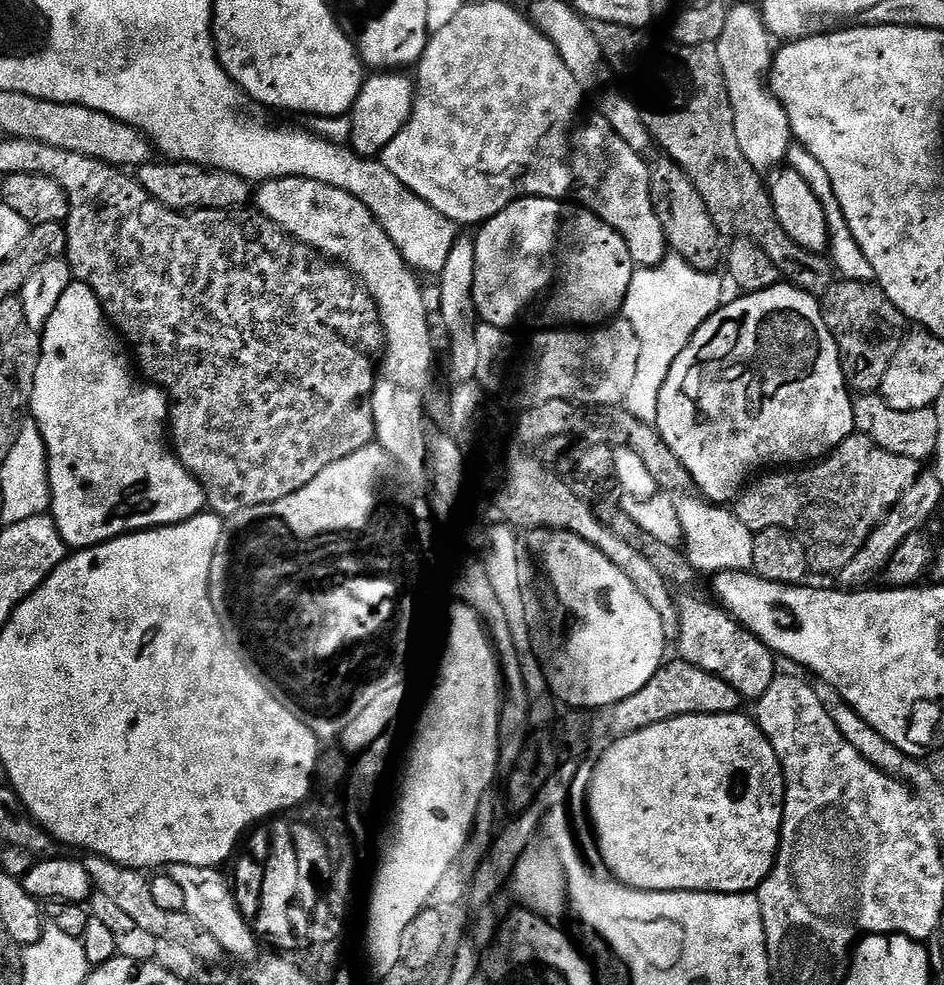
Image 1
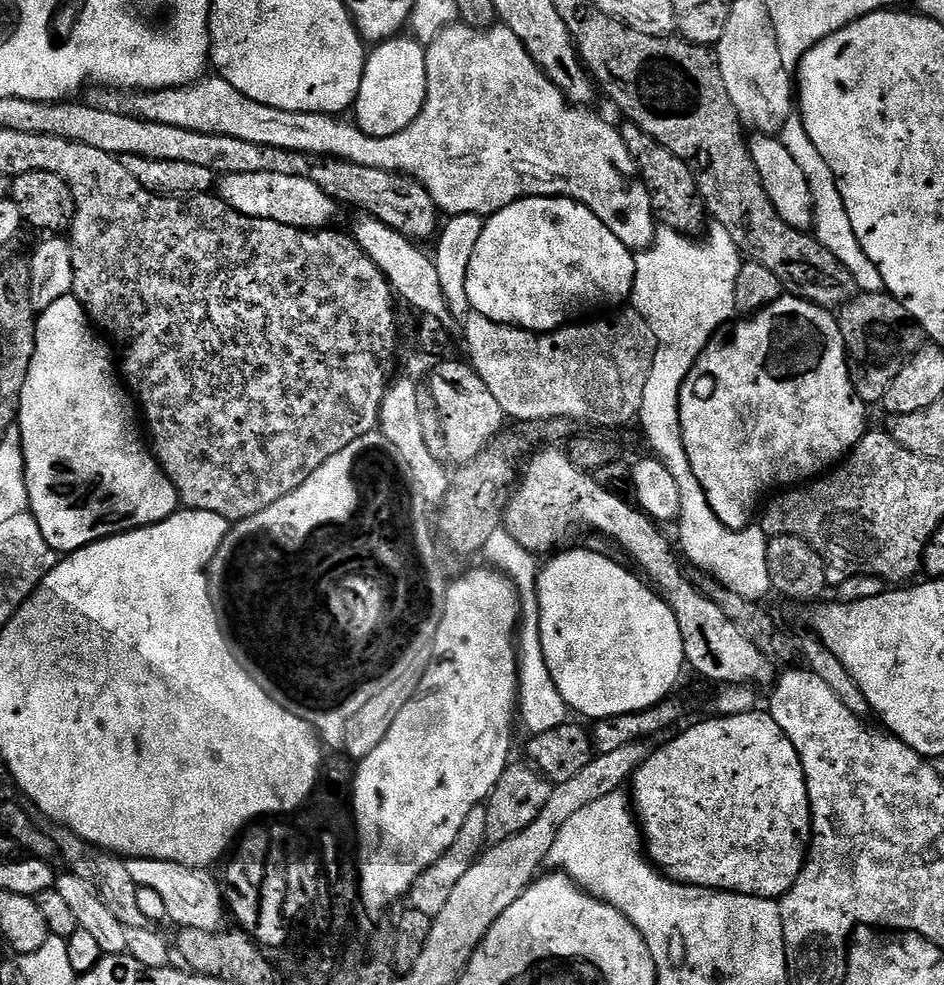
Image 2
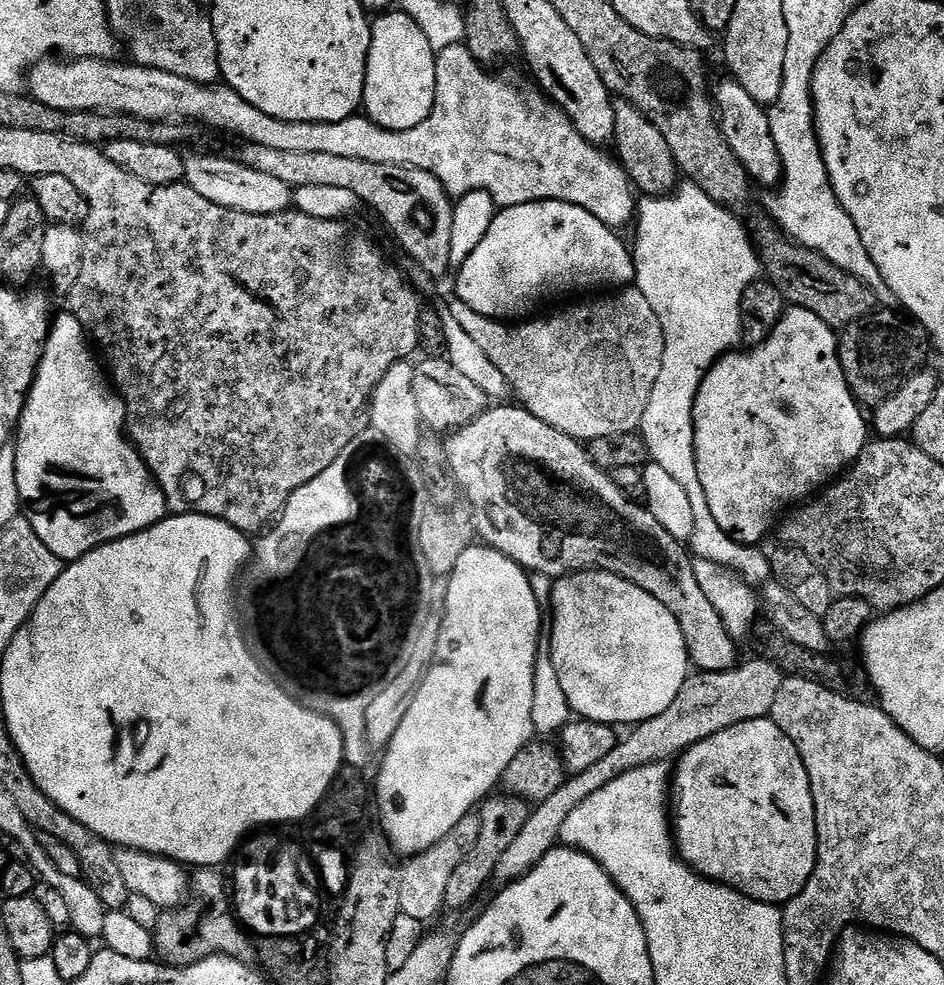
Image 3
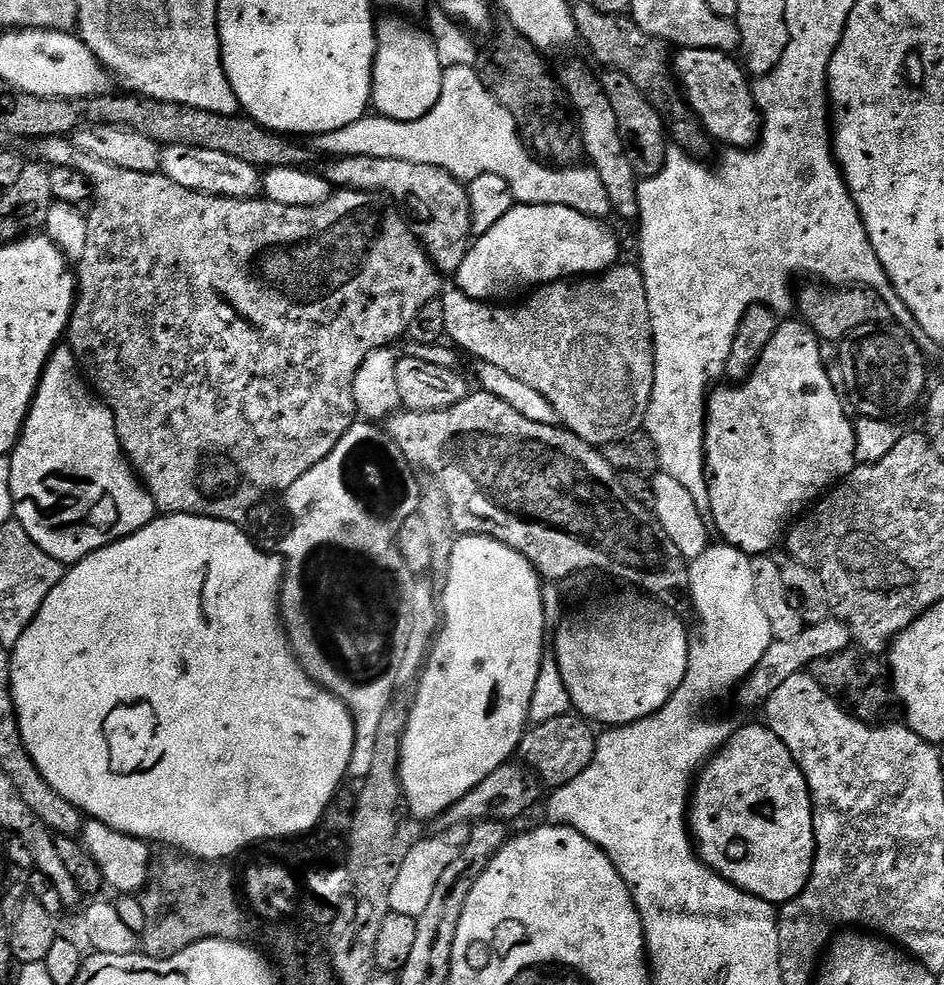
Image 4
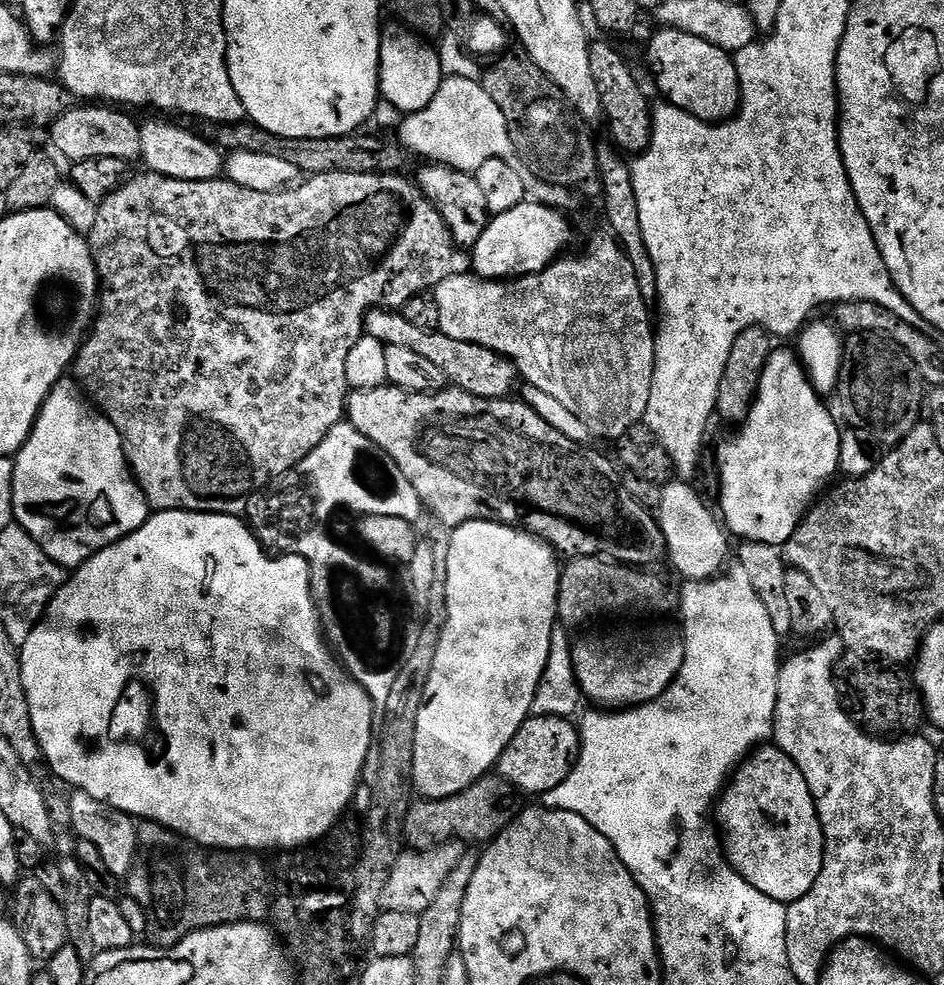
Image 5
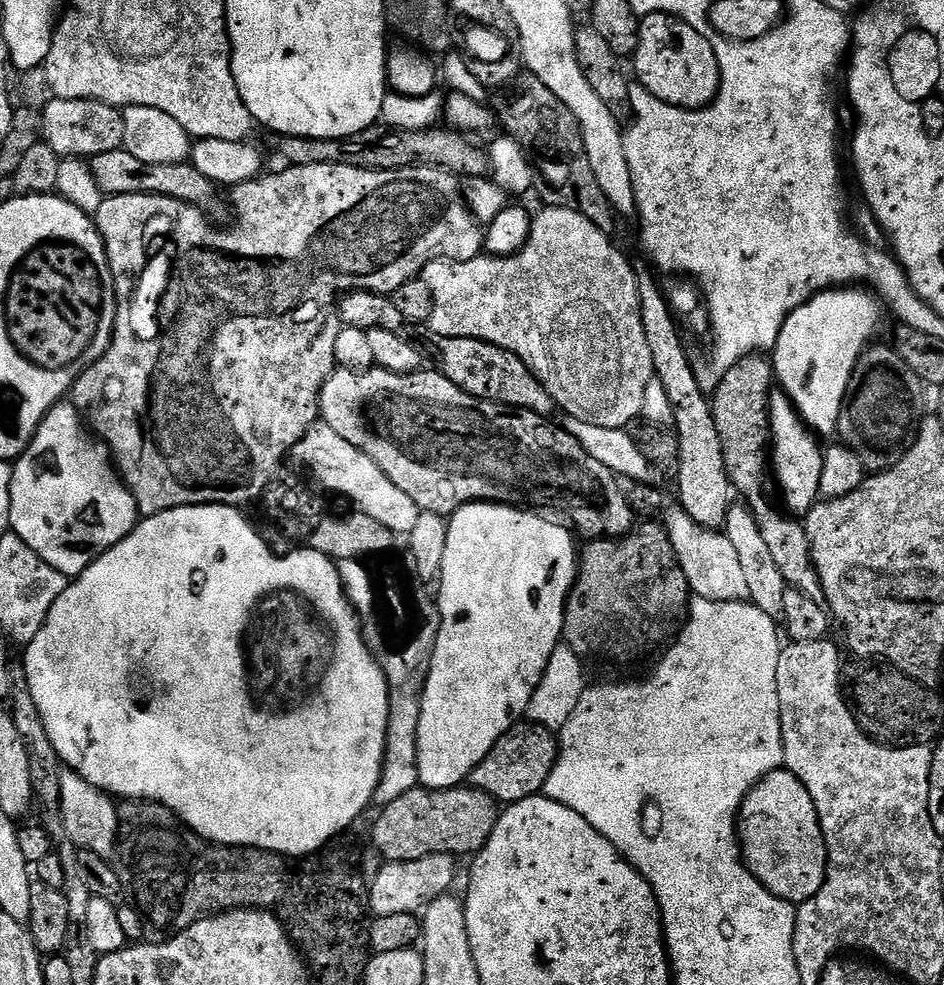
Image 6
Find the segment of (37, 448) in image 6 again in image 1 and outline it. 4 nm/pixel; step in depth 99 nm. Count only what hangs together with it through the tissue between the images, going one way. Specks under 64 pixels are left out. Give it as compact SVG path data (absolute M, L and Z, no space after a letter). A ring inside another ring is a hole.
M73 282L62 290L58 304L50 314L44 331L40 337L41 356L37 372L34 374L33 386L30 393L31 419L40 427L40 434L44 439L44 449L48 453L48 495L50 497L50 515L56 523L58 534L63 538L69 549L92 548L95 544L105 544L108 540L115 540L118 536L126 536L129 532L142 532L153 528L167 528L169 524L181 524L192 516L198 516L205 511L206 501L200 483L182 466L175 451L166 439L166 421L168 418L167 397L159 388L138 378L137 373L130 367L130 360L120 353L117 333L109 319L104 314L104 305L90 290L90 286Z

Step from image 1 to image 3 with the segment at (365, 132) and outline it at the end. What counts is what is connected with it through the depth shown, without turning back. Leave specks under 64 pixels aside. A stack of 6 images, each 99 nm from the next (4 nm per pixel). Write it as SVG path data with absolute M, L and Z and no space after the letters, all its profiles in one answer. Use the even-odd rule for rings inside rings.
M388 10L371 21L372 45L364 79L363 111L368 119L386 131L408 131L425 122L435 104L437 52L430 46L422 26L405 12Z

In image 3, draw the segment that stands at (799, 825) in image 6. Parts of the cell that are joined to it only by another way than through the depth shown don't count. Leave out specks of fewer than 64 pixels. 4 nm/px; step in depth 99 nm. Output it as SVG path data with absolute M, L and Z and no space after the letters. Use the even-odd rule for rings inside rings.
M770 718L738 722L738 726L718 730L718 734L710 734L710 738L690 745L679 753L676 762L674 775L670 780L670 824L674 829L674 843L680 859L699 876L714 880L717 884L724 884L735 892L740 892L743 896L763 904L783 906L789 904L798 894L802 894L806 882L810 882L810 874L814 874L816 865L816 847L818 846L816 811L814 810L814 794L810 786L810 778L806 774L806 766L802 762L802 754L798 754L798 746L794 746L794 742L786 738L784 731Z

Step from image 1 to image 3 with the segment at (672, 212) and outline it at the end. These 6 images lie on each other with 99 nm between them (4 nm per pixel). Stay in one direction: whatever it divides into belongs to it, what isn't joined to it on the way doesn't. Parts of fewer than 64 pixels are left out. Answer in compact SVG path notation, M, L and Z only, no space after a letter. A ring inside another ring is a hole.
M616 98L612 105L616 135L614 152L633 185L640 192L644 191L645 197L669 195L678 183L678 169L674 154L670 154L670 146L666 146L666 138L662 138L662 130L658 130L658 126L654 126L654 122L650 122L650 118L643 116L628 100Z

